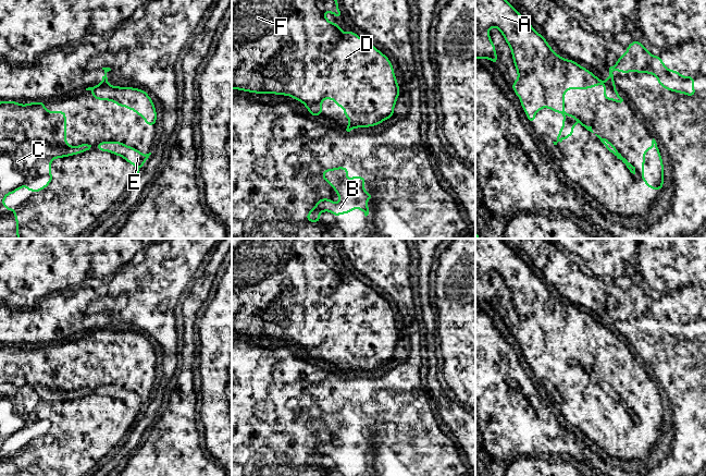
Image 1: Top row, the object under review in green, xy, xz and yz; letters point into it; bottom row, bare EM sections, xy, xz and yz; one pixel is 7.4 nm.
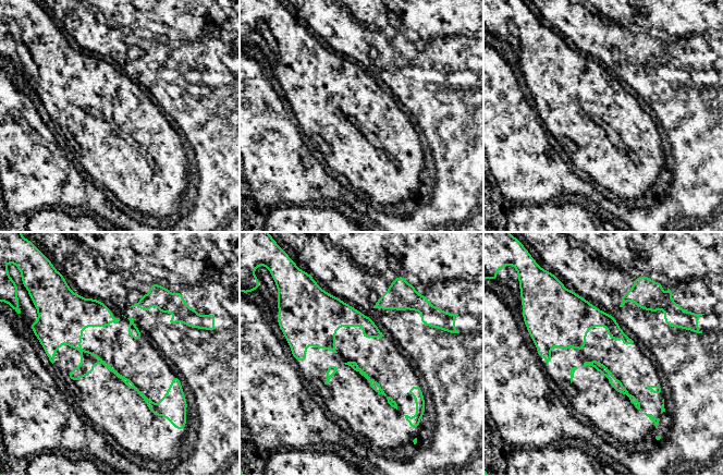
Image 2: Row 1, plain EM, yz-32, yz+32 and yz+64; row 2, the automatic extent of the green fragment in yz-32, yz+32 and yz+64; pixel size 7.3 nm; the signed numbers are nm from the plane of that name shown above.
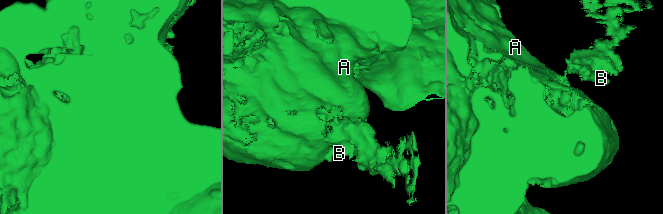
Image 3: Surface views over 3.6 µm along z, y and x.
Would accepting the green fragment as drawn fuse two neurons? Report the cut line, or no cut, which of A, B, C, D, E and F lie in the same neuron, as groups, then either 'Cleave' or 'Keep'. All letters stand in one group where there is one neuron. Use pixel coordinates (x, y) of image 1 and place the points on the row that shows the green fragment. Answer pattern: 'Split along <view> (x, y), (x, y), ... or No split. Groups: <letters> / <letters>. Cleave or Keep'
Split along yz (605, 80), (614, 87). Groups: A C D E F / B. Cleave

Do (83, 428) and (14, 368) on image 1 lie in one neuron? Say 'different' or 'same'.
same

